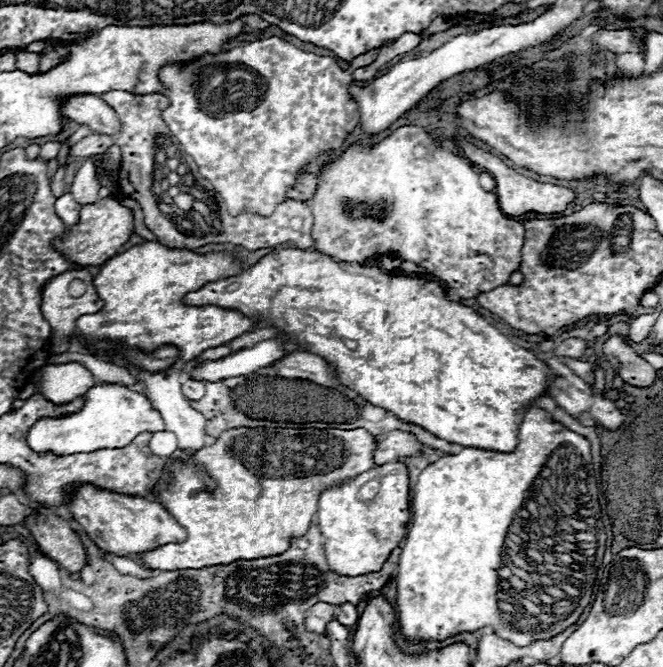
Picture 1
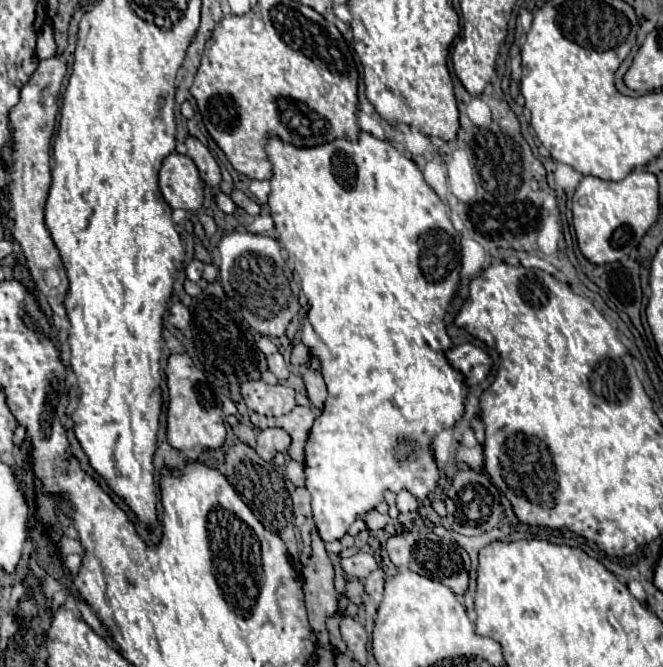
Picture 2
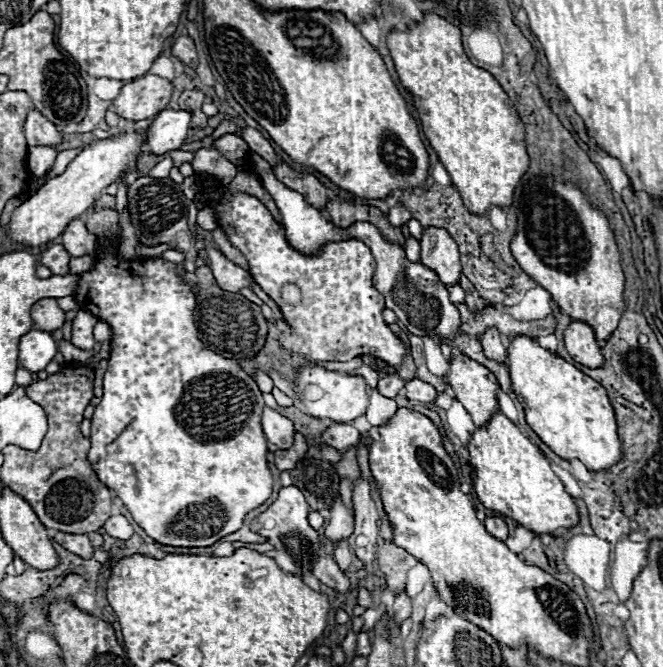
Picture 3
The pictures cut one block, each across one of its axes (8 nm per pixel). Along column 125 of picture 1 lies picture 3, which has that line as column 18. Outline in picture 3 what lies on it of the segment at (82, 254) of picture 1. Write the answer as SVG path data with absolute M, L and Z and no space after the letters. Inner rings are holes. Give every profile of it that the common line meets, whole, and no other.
M140 130L138 134L116 134L104 140L92 142L82 154L78 154L66 168L64 174L48 180L38 192L34 192L28 200L24 200L10 218L8 224L8 238L12 242L36 248L42 244L52 242L58 238L70 220L84 214L88 206L92 206L94 198L114 180L122 178L124 172L132 170L136 166L136 158L140 154L140 148L146 142L146 130Z

